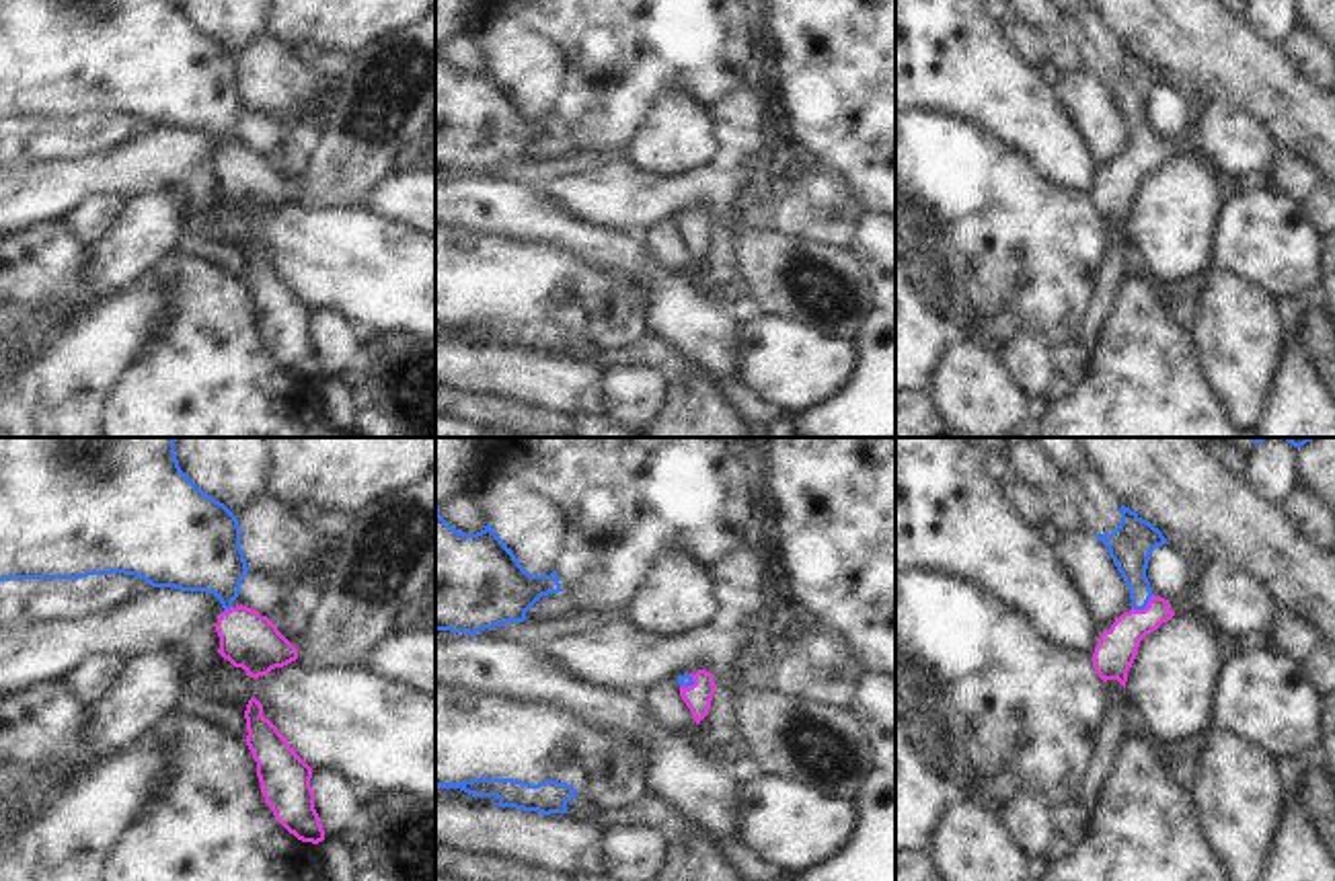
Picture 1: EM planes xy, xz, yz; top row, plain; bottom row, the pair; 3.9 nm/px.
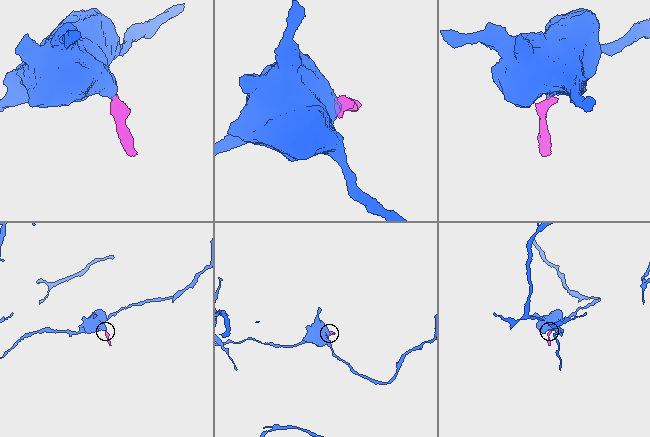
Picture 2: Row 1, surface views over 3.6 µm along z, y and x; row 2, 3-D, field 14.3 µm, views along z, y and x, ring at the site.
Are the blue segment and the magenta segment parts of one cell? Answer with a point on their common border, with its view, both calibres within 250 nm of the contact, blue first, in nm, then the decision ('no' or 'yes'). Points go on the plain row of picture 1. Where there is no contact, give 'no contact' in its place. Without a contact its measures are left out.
yz (1145, 146) | 170/160 nm | yes

